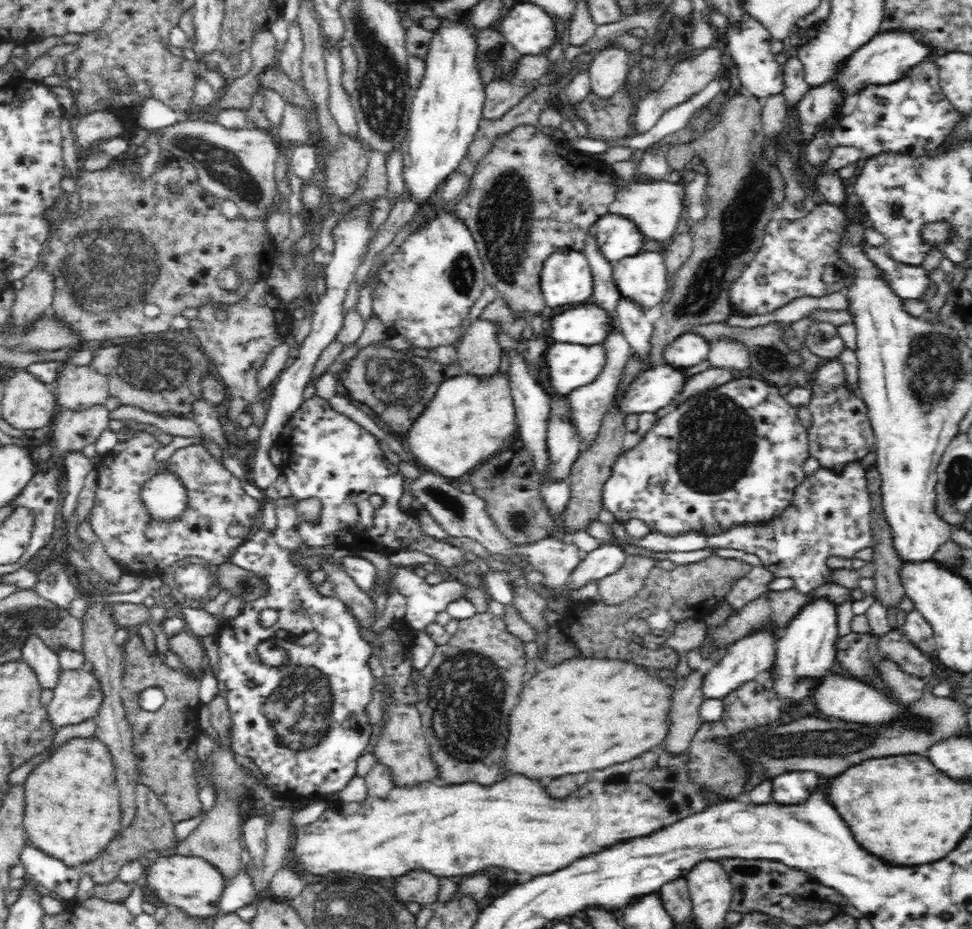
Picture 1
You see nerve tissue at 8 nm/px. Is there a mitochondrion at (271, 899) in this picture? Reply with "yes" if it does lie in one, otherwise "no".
no

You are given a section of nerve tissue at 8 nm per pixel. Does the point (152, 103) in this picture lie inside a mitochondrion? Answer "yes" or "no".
no

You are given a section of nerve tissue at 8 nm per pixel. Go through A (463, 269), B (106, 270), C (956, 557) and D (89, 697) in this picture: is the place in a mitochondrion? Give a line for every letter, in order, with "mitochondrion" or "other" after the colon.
A: mitochondrion
B: mitochondrion
C: mitochondrion
D: mitochondrion

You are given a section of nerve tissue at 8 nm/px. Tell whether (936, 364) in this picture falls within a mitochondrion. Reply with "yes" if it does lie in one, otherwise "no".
yes

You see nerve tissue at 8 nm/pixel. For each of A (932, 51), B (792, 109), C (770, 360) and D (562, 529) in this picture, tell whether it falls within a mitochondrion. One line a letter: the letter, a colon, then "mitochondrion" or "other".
A: other
B: other
C: mitochondrion
D: other

